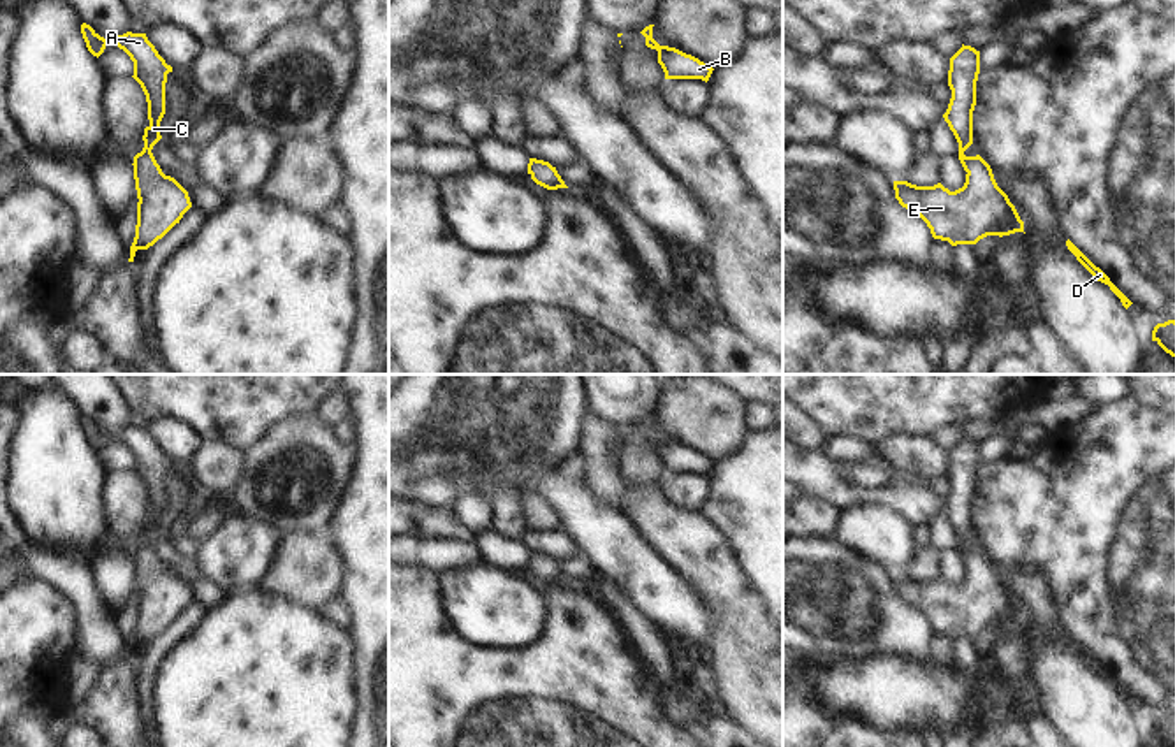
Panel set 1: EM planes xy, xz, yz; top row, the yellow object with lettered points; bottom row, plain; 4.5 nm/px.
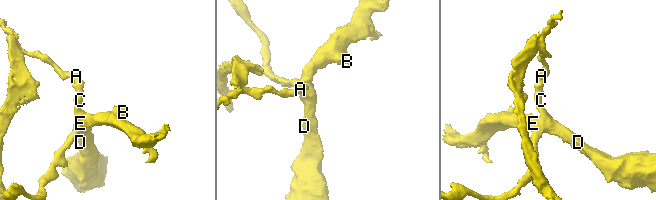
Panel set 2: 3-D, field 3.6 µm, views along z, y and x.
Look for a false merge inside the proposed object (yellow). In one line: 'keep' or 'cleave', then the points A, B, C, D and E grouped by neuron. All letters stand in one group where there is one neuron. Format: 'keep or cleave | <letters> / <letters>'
keep | A B C D E

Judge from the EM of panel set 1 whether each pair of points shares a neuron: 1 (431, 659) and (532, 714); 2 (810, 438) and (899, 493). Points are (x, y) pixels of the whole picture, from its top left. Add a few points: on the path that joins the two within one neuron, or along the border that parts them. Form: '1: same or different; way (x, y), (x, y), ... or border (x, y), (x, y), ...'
1: same; way (456, 684), (474, 702), (507, 714)
2: different; border (801, 447), (824, 454)

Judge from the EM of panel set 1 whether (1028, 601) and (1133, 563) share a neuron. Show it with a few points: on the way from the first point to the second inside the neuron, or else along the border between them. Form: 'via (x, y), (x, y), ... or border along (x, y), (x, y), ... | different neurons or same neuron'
border along (1019, 566), (1043, 580), (1066, 631) | different neurons

